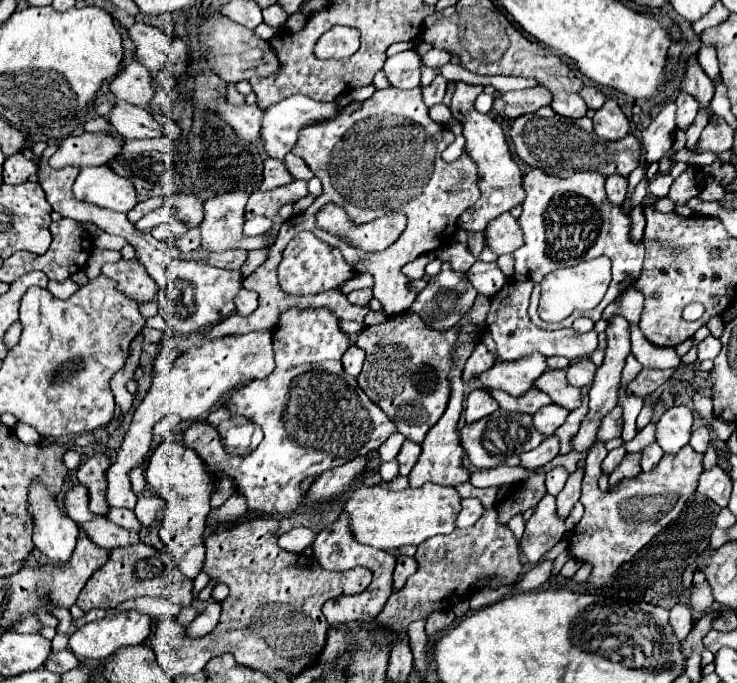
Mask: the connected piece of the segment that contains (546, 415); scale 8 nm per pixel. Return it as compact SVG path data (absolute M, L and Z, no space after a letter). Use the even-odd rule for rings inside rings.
M551 404L551 406L545 406L545 408L541 408L541 410L535 412L533 424L535 424L535 428L537 428L543 436L551 436L551 434L565 422L567 416L569 416L567 410L563 410L563 408L557 406L557 404Z

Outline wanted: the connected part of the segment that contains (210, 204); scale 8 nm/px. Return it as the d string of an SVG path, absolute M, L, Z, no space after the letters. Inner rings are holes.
M231 190L231 192L223 192L217 194L209 200L205 200L205 218L201 224L201 246L209 252L221 252L221 250L231 250L231 248L245 248L245 250L255 250L255 248L263 248L269 244L266 234L259 236L246 237L241 234L243 230L243 210L247 204L247 190Z

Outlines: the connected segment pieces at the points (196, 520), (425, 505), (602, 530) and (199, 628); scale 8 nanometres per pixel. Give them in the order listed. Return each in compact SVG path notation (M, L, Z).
M171 440L163 442L149 458L149 464L145 468L145 480L157 494L167 500L159 536L169 546L179 570L193 580L203 568L205 560L205 516L211 510L209 498L213 492L213 478L207 474L205 462L195 450L185 448L177 440Z
M431 482L421 488L405 488L399 492L381 490L377 486L361 486L351 494L343 510L351 518L351 532L355 540L389 552L407 544L419 546L437 534L451 534L461 510L461 496L455 488Z
M597 440L587 452L587 468L581 488L581 504L585 506L585 514L575 526L573 538L569 542L569 552L573 558L593 564L589 582L597 588L613 582L617 568L623 562L629 562L657 532L661 532L681 514L685 502L695 492L703 460L703 454L695 452L687 444L677 454L663 454L657 470L649 474L643 472L637 478L621 480L615 492L601 492L597 480L601 477L601 465L607 454L605 442L601 440Z
M219 602L211 604L203 614L199 614L189 626L187 626L187 636L189 638L201 638L205 634L209 634L217 622L219 622L219 612L221 612L221 606Z

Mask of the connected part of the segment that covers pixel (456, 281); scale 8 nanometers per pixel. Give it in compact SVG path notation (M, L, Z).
M443 264L441 272L429 280L429 286L415 298L409 310L419 312L431 328L447 330L461 320L475 298L477 290L467 276Z

